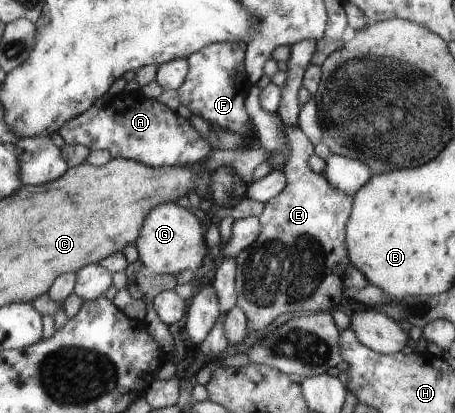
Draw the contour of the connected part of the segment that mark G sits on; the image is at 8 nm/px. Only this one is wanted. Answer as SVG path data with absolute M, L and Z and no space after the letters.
M161 203L149 211L145 223L141 225L140 239L135 241L139 260L155 274L169 274L178 277L183 271L195 271L201 265L207 249L203 241L203 231L199 219L191 210L175 203Z

